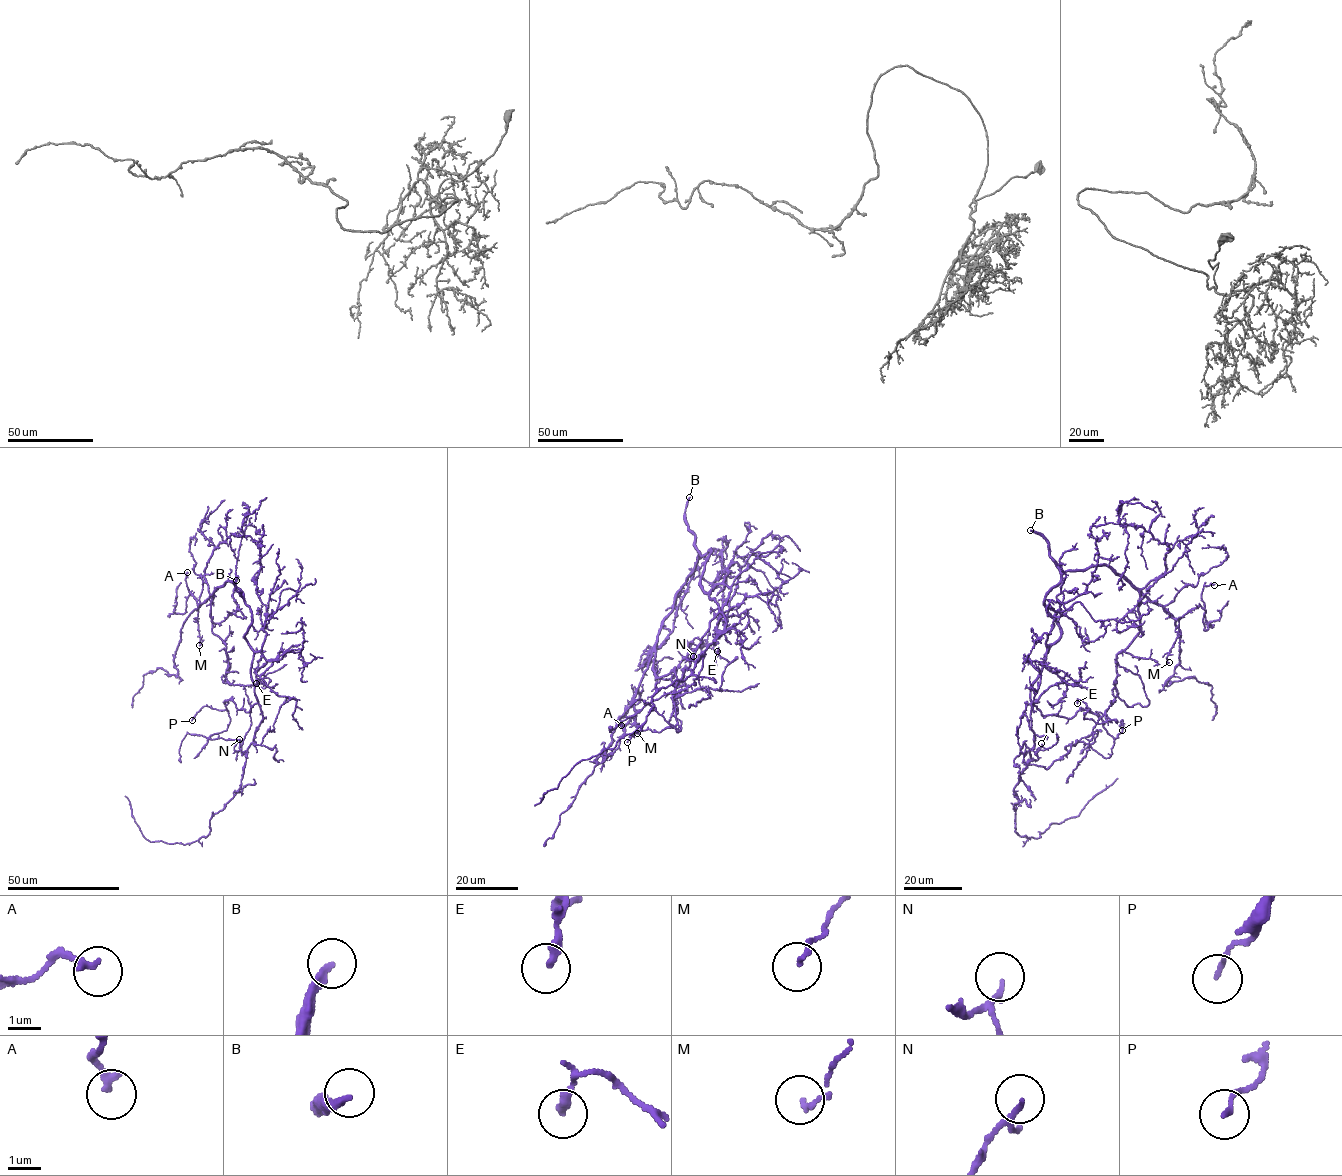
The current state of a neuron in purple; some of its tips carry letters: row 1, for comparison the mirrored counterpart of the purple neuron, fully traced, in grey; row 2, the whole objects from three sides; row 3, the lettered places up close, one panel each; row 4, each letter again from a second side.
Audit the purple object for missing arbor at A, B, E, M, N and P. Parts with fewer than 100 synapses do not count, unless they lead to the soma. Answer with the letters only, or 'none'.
B

